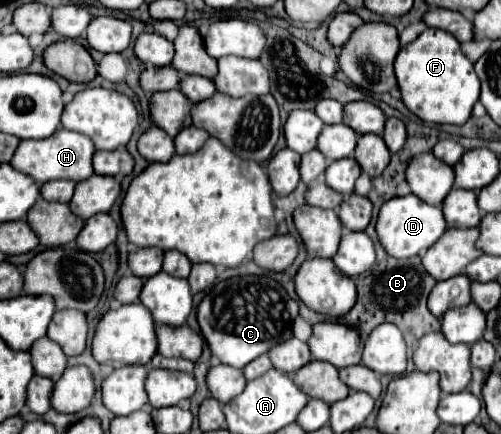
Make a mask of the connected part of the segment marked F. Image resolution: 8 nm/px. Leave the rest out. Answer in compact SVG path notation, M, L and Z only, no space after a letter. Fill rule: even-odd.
M427 27L413 43L405 45L397 53L395 75L403 103L419 119L429 123L463 125L479 99L479 77L473 63L461 51L459 41L441 29Z

